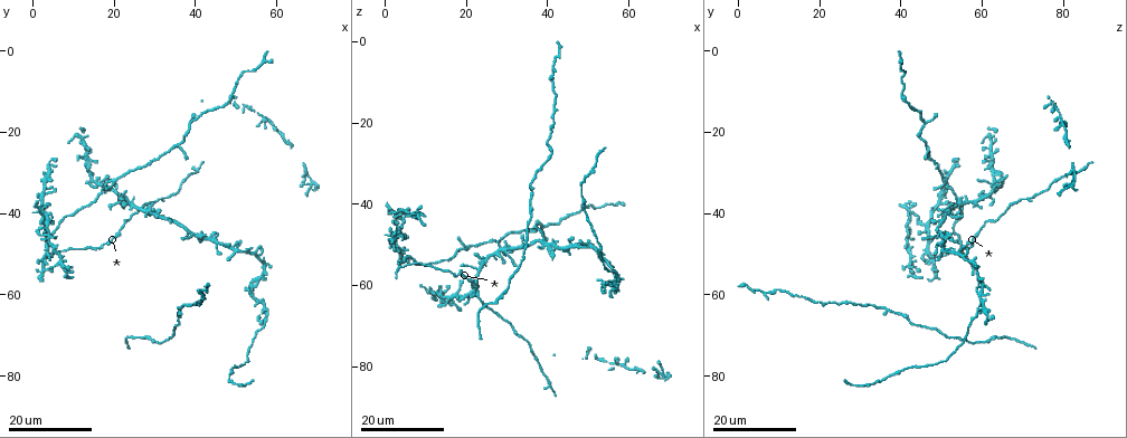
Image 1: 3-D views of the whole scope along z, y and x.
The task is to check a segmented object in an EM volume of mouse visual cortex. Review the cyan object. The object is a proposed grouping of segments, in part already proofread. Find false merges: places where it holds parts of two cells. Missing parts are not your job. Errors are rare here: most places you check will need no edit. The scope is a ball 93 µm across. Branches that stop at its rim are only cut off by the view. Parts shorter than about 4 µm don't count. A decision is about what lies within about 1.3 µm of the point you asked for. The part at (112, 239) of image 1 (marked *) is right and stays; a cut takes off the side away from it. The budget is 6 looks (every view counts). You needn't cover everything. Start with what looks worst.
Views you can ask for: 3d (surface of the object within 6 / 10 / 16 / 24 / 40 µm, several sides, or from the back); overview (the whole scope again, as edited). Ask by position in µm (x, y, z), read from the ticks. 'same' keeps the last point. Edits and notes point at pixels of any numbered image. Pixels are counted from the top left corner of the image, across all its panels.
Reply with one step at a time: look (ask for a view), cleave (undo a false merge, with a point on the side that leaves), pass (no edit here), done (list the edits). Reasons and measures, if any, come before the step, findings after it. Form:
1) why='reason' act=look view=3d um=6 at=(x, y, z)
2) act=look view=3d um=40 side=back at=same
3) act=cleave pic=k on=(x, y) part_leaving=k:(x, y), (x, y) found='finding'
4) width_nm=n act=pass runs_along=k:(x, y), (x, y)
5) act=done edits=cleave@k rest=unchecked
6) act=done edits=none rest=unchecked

act=look view=3d um=16 at=(57.0, 64.0, 60.0)

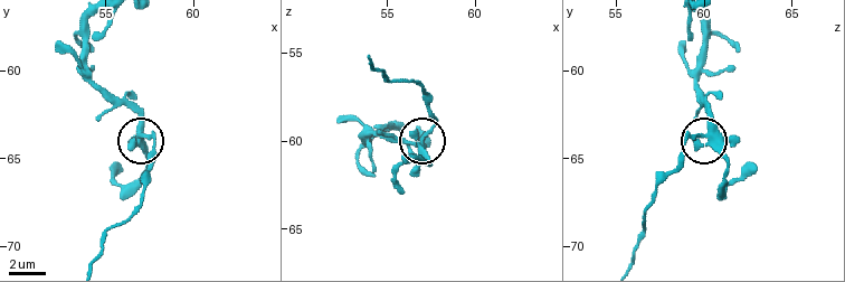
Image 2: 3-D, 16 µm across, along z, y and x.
why='closer look' act=look view=3d um=10 at=(57.1, 63.8, 59.6)

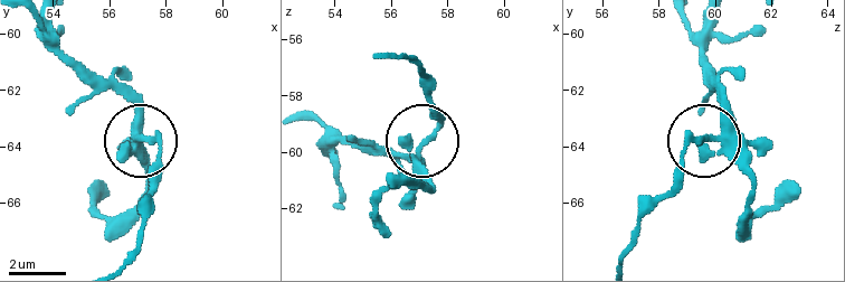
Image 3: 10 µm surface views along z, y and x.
act=look view=3d um=6 at=(57.1, 63.7, 59.6)

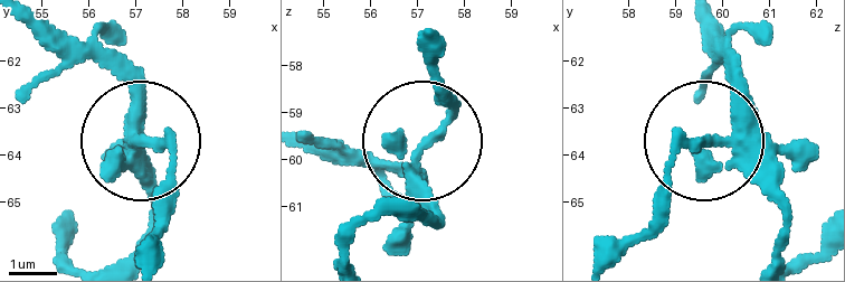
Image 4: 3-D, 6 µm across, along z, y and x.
side_arm_um=6 act=cleave pic=4 on=(161, 218) part_leaving=4:(176, 152), (176, 197), (152, 256) found='a second cell is stuck on'

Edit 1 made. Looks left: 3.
why='see it whole again' act=look view=overview

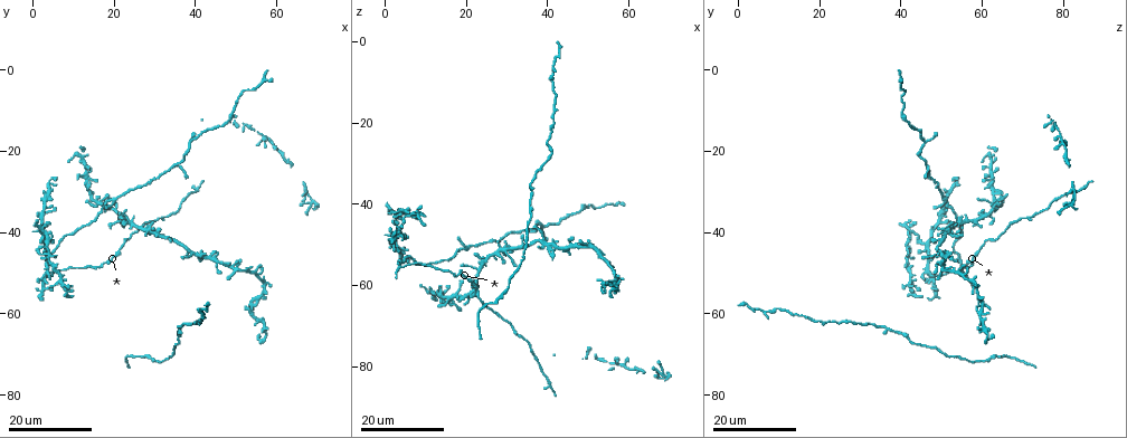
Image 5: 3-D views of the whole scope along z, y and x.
act=look view=3d um=16 at=(48.5, 11.0, 40.5)

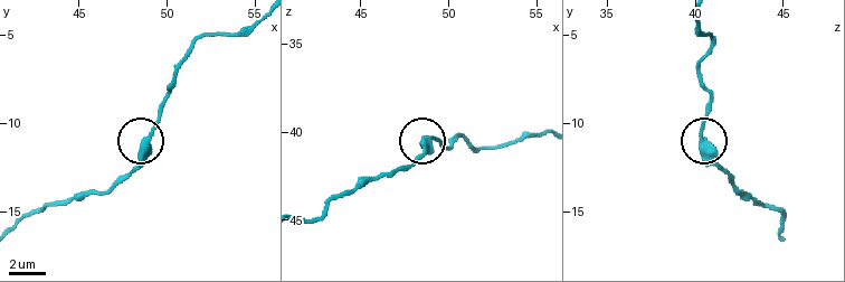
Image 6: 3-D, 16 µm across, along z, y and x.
act=look view=3d um=6 at=(48.7, 11.1, 40.5)

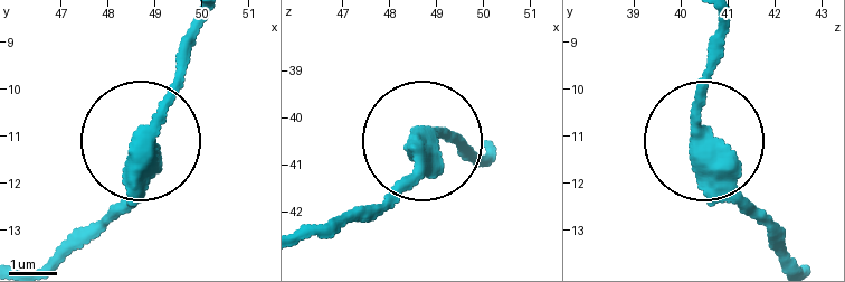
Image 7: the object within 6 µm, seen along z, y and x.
act=pass runs_along=7:(65, 263), (133, 190), (142, 130), (193, 38) found='all the same cell'

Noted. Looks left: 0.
act=done edits=cleave@4 rest=unchecked

